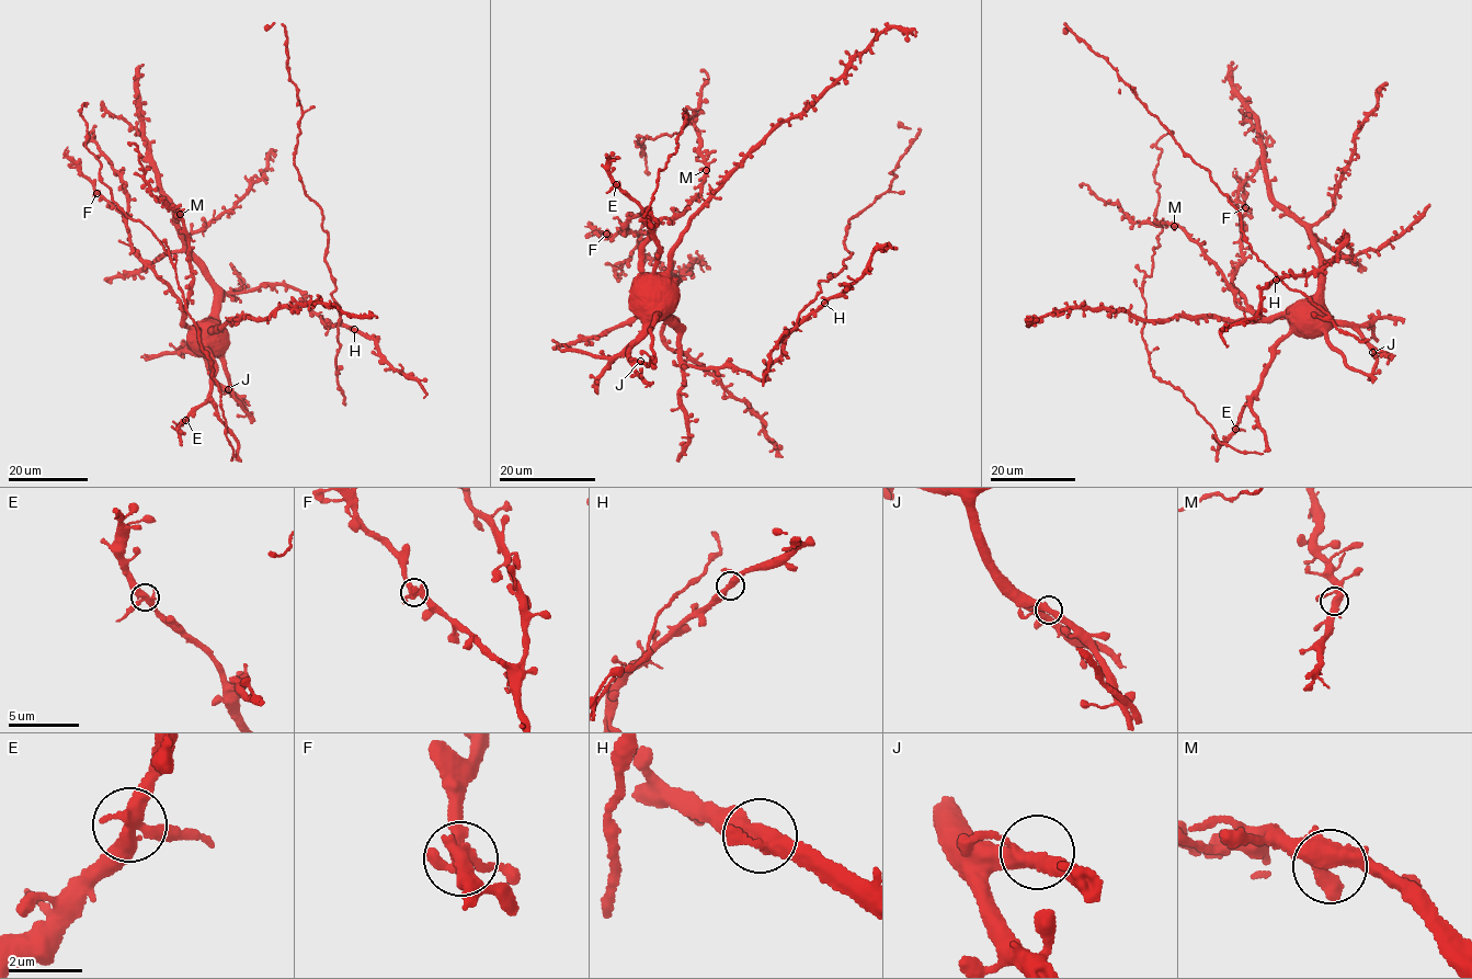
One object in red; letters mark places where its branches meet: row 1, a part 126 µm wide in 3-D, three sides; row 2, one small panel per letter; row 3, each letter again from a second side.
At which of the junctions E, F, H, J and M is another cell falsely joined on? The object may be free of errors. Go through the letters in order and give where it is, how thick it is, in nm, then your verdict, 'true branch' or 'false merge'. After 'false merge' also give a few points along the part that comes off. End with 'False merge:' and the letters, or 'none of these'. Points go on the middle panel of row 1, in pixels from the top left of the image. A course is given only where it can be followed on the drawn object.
E: place (616, 184); calibre 380 nm; true branch
F: place (606, 234); calibre 360 nm; true branch
H: place (824, 303); calibre 360 nm; true branch
J: place (640, 361); calibre 360 nm; true branch
M: place (706, 170); calibre 400 nm; true branch
False merge: none of these

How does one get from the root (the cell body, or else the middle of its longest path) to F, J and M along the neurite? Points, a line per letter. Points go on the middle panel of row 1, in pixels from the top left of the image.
F: (641, 300), (650, 300), (641, 242), (654, 228), (651, 220), (643, 212), (624, 224), (628, 231), (605, 234)
J: (641, 300), (657, 302), (645, 312), (646, 331), (629, 351), (634, 360), (640, 361)
M: (641, 300), (650, 300), (641, 242), (655, 222), (684, 214), (700, 191), (706, 171)

